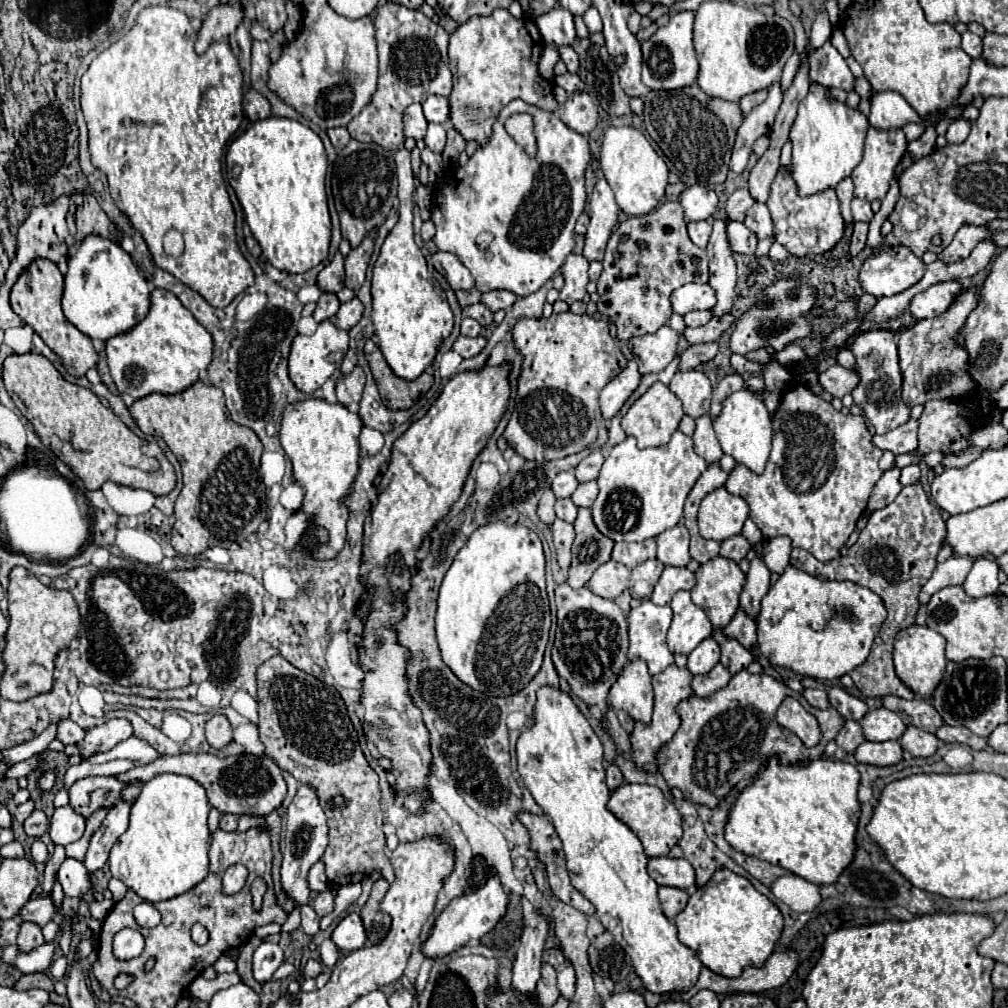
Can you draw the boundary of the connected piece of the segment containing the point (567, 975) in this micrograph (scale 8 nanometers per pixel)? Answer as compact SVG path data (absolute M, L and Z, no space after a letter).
M566 960L566 966L564 970L558 972L558 988L560 988L560 994L566 996L568 1000L574 996L574 990L576 990L576 972L572 968L572 964Z

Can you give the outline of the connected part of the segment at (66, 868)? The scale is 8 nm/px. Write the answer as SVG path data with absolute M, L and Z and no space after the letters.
M66 858L62 862L58 870L58 880L66 896L82 896L92 890L90 872L86 872L86 866L76 858Z

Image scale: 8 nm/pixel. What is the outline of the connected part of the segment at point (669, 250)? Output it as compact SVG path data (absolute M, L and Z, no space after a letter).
M678 200L664 202L660 208L644 214L634 216L624 222L620 222L606 246L606 256L602 260L602 276L598 280L598 312L612 318L612 322L618 328L620 340L630 340L634 336L644 336L656 332L660 326L664 326L672 314L670 308L670 294L688 284L688 282L708 282L708 256L702 248L692 244L686 232L686 222L682 216L682 206Z

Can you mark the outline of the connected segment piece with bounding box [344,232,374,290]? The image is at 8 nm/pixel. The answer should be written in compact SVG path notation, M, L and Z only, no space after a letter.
M370 232L370 234L362 240L362 244L360 244L358 248L354 248L354 250L344 258L344 266L346 266L346 280L344 280L344 284L346 284L346 288L360 290L360 286L364 284L366 268L368 268L372 250L374 250L372 236L374 236L374 232Z

